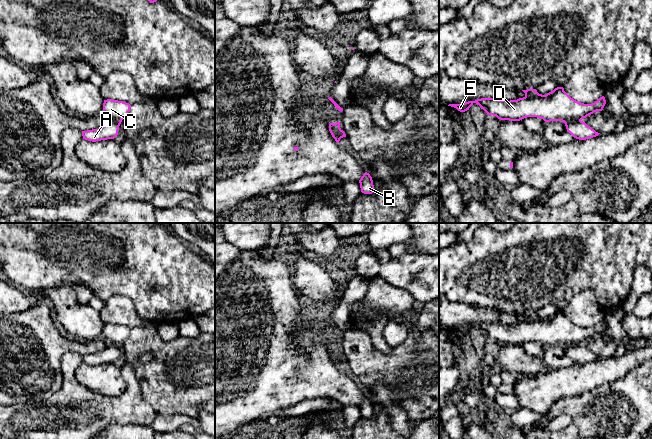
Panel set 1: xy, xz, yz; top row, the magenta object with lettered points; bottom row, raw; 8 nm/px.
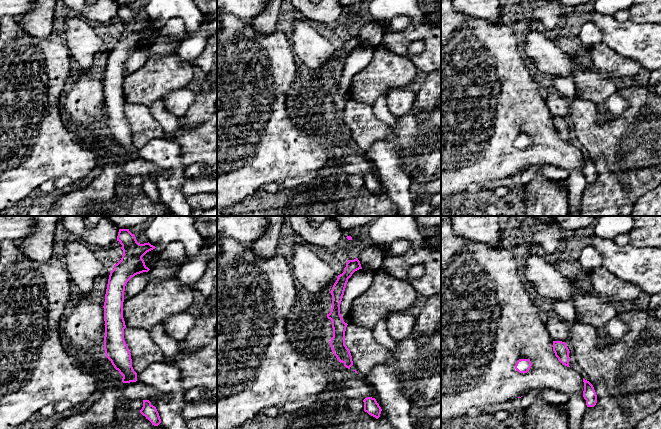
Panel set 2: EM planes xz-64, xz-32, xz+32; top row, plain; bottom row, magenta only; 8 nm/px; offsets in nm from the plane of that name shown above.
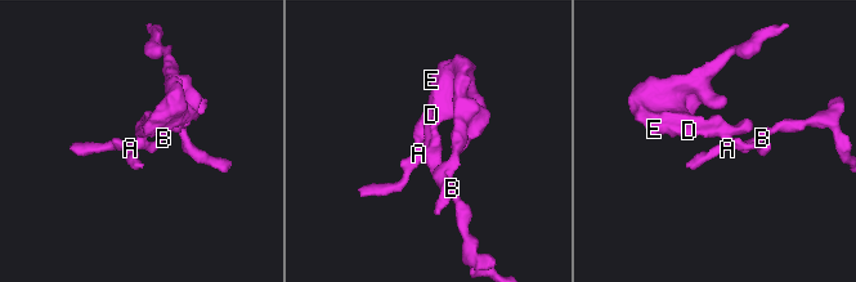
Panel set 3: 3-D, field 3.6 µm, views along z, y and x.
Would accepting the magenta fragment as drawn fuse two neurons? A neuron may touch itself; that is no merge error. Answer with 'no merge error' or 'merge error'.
merge error

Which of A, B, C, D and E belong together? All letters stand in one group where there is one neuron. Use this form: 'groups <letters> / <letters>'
groups A B / C D E

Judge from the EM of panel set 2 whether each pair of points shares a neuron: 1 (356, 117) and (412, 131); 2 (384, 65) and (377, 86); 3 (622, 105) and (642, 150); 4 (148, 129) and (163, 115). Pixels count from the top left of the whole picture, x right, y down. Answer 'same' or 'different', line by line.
1: same
2: same
3: different
4: different

